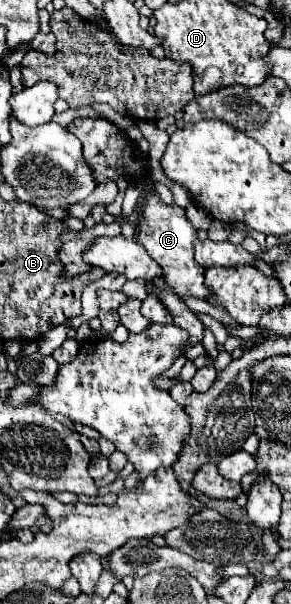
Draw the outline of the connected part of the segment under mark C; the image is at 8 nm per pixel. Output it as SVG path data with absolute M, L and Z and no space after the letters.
M151 195L143 207L143 217L135 225L137 225L137 241L163 267L163 275L177 295L191 295L197 299L207 299L209 295L213 295L213 291L209 291L203 285L205 269L193 257L197 229L187 219L183 207L165 205L159 199L159 195Z

